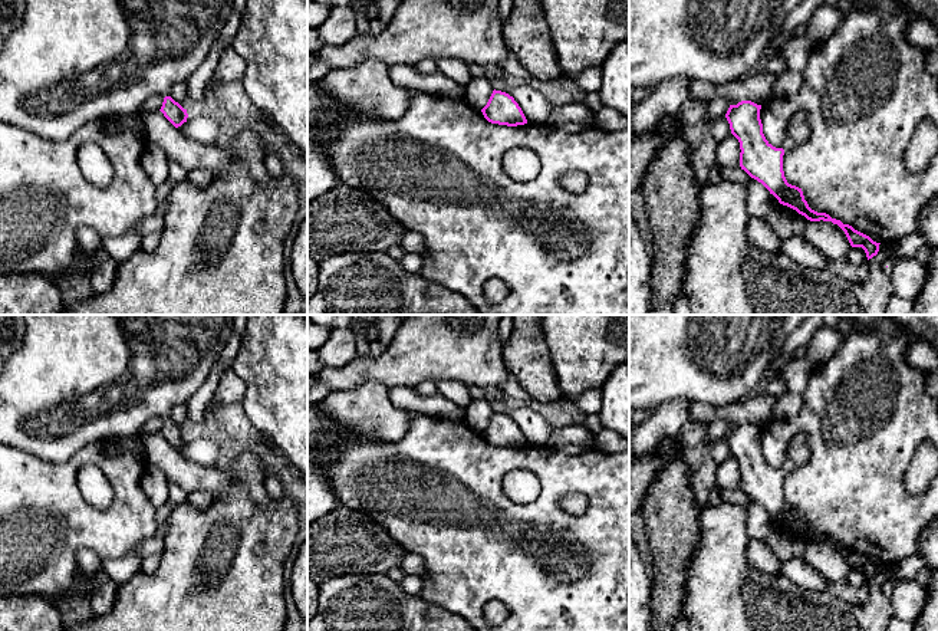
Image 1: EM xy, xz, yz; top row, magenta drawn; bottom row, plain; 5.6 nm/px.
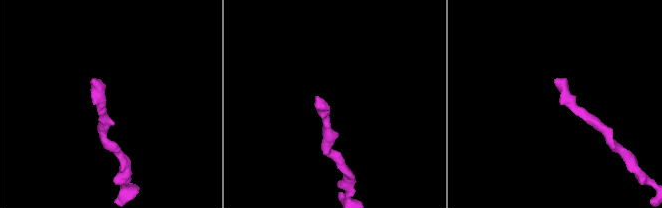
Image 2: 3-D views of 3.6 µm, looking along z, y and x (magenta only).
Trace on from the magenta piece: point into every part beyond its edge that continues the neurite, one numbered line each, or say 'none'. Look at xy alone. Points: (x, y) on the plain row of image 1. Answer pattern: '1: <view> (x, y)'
1: xy (76, 378)

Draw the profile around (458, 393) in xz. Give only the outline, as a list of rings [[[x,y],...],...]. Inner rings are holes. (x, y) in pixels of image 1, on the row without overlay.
[[[438,379],[435,381],[438,392],[447,400],[457,404],[461,410],[464,410],[471,401],[471,392],[468,385],[464,382],[458,382],[454,379]]]

